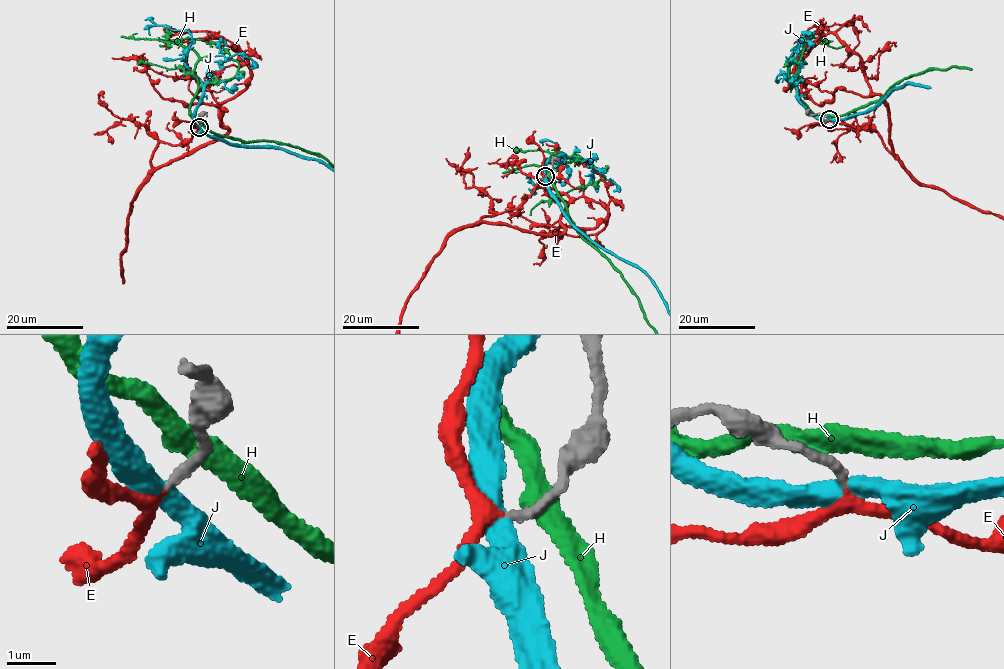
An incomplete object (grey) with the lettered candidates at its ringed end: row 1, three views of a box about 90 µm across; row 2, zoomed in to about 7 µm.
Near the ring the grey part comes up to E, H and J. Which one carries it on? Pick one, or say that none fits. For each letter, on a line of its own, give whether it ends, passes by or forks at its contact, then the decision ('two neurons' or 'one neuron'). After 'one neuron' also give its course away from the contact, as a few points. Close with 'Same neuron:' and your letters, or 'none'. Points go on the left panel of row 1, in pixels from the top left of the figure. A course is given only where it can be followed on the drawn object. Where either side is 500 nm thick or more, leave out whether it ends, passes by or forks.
E: it passes by; one neuron
H: it passes by; two neurons
J: it passes by; two neurons
Same neuron: E

